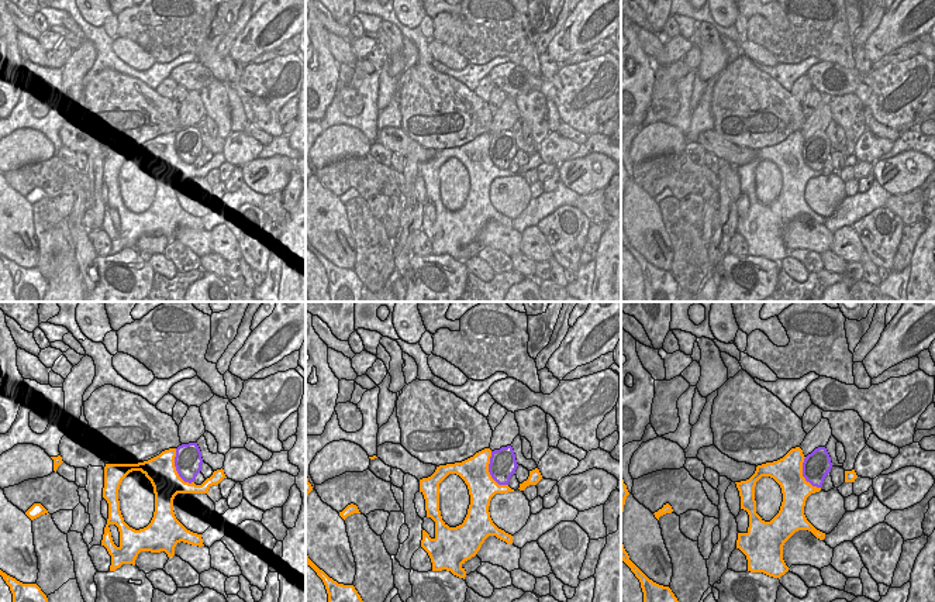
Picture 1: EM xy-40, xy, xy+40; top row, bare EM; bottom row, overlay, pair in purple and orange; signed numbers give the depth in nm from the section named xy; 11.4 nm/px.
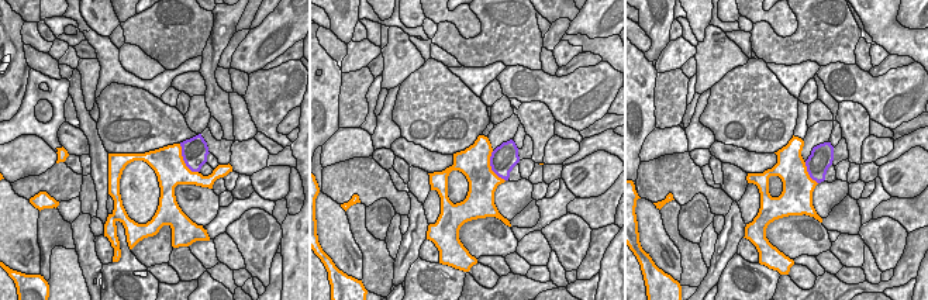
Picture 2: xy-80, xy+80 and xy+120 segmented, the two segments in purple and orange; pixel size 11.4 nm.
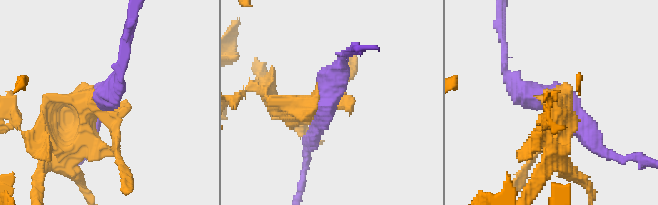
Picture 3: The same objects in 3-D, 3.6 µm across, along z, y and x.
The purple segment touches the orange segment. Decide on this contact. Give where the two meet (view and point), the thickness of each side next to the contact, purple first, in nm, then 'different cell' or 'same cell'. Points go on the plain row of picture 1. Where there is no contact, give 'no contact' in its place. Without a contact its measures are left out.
contact xy-40 (176, 152); calibres 320 and 340 nm; different cell

